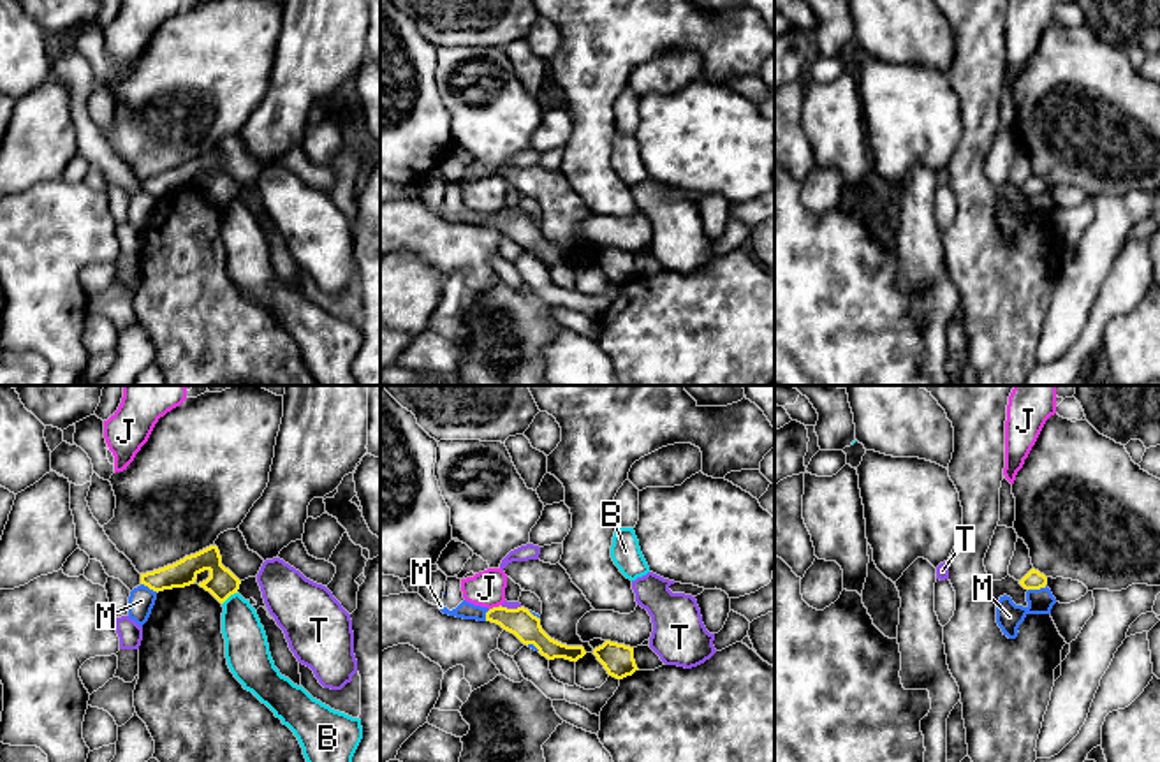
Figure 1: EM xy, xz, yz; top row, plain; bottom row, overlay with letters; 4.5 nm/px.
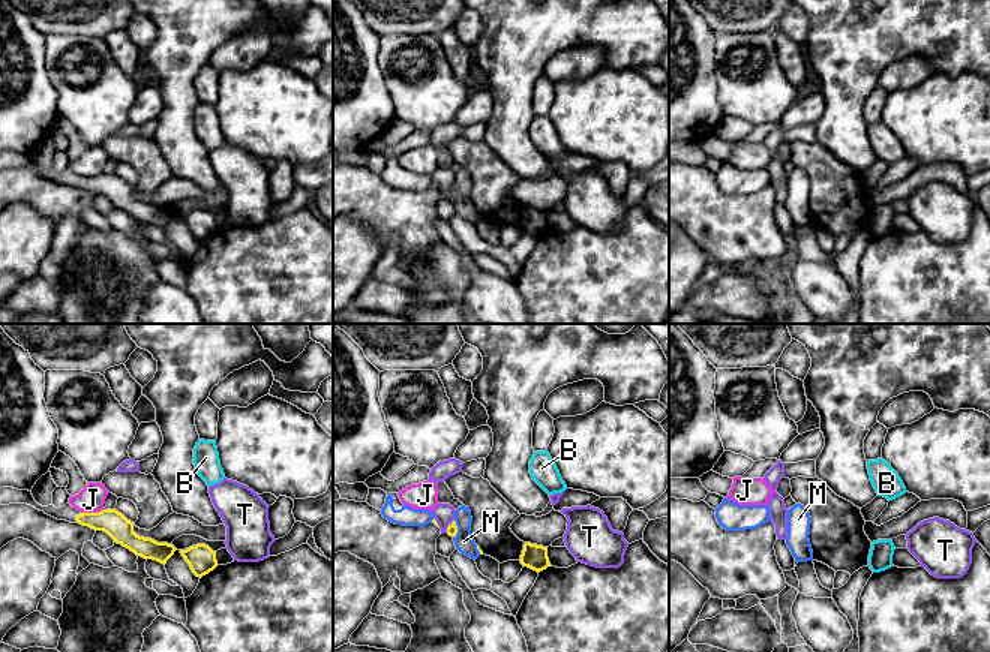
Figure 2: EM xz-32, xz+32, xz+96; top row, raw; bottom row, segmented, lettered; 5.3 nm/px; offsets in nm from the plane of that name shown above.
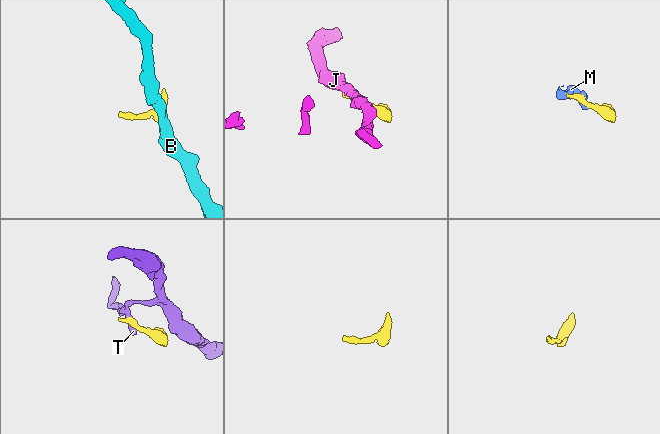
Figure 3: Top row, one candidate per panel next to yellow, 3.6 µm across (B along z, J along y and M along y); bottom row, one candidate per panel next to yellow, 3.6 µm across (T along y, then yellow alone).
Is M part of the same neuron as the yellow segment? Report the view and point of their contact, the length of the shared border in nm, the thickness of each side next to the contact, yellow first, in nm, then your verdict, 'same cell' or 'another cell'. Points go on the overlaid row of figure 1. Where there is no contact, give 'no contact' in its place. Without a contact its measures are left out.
contact yz (1037, 588); length 90 nm; calibres 90 and 120 nm; another cell

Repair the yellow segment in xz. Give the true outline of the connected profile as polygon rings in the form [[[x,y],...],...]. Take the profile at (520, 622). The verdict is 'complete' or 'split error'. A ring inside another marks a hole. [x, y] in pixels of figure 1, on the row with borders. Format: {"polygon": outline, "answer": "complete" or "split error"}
{"polygon": [[[493,607],[486,612],[486,621],[500,625],[503,630],[514,634],[523,644],[533,644],[547,660],[565,658],[577,662],[586,655],[583,646],[567,646],[551,639],[540,626],[540,619],[528,609]]], "answer": "complete"}

